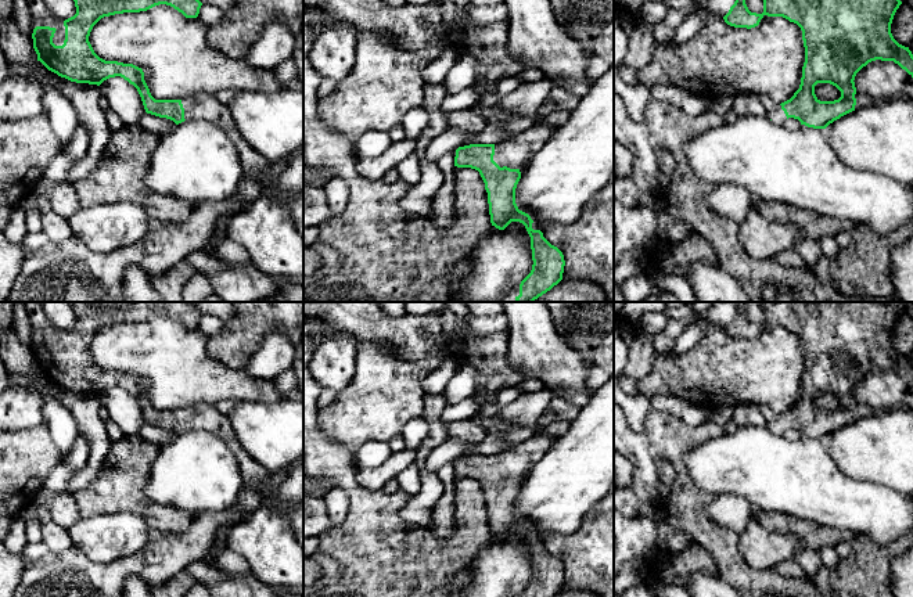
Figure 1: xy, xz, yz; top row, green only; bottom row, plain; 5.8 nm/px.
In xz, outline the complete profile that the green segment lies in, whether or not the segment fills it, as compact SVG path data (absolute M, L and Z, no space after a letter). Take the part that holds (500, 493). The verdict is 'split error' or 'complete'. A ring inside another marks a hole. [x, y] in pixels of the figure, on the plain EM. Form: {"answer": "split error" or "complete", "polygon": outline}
{"answer": "split error", "polygon": "M539 432L506 452L470 454L456 460L454 476L478 481L485 493L492 536L504 540L511 532L520 532L531 547L533 575L520 597L554 597L562 590L562 562L540 540L532 539L533 531L515 514L520 479L550 450L553 439Z"}

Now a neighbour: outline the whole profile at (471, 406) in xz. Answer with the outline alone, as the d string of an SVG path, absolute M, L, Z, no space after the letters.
M471 396L457 404L447 406L442 413L442 420L446 424L452 424L456 421L470 420L481 410L481 403L475 396Z

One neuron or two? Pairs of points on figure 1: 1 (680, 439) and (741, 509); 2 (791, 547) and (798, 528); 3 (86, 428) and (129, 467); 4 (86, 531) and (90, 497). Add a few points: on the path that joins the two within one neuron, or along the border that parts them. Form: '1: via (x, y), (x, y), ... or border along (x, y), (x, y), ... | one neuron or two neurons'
1: border along (716, 496), (705, 507), (705, 513), (726, 528) | two neurons
2: border along (764, 527), (779, 532), (794, 532), (804, 543) | two neurons
3: border along (112, 442), (99, 473), (93, 478) | two neurons
4: border along (119, 511), (85, 517), (82, 520) | two neurons

